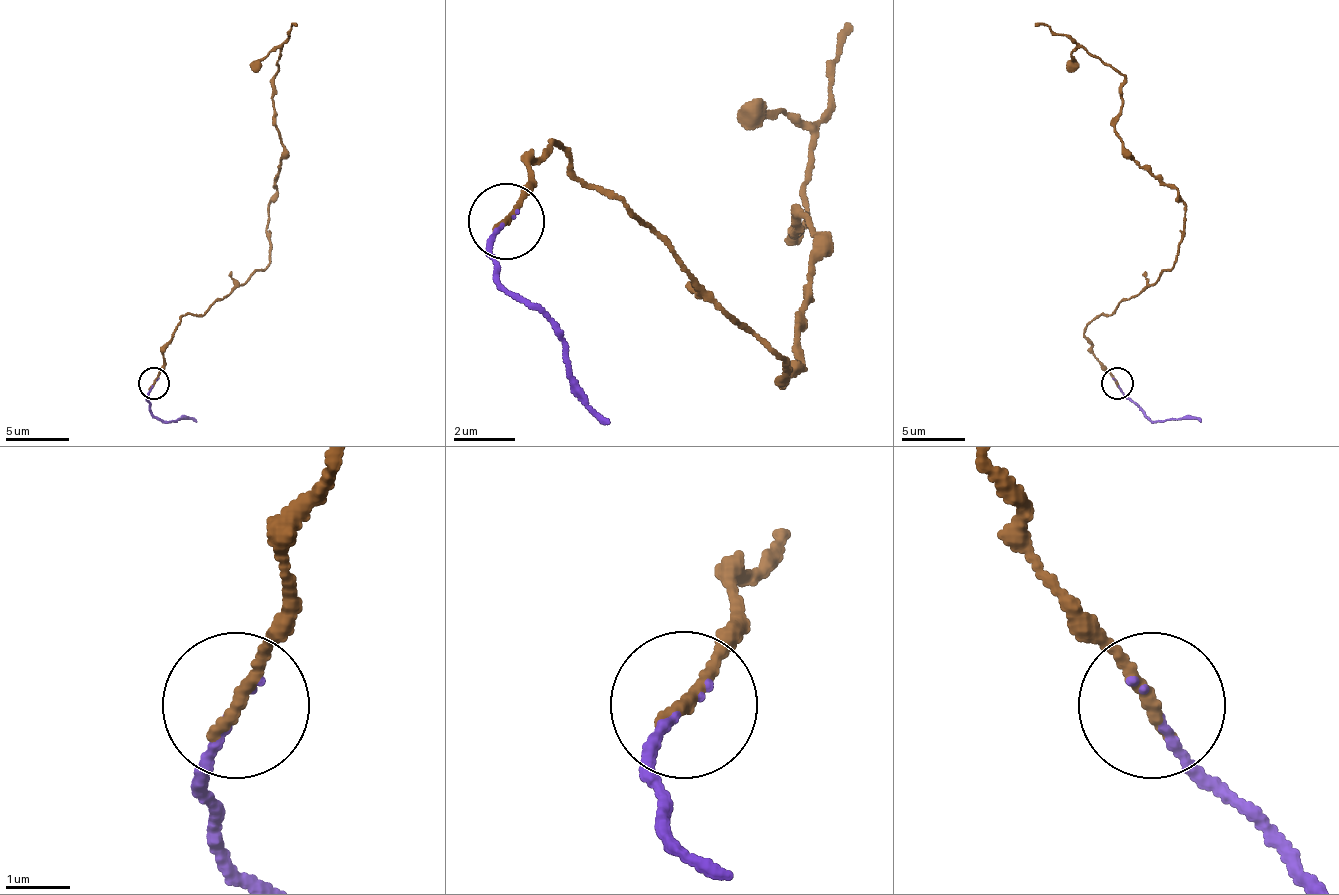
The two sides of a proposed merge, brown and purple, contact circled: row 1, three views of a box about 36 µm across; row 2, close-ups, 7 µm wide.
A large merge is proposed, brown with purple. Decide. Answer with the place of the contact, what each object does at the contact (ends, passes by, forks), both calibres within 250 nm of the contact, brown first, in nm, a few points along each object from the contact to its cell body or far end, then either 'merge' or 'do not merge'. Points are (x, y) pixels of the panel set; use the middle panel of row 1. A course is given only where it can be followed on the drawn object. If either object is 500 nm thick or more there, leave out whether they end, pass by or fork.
(506, 221) | brown ends | purple ends | 220/120 nm | brown via (504, 223), (557, 146), (786, 360), (778, 383), (793, 375), (809, 139), (854, 24) | purple via (504, 223), (489, 253), (519, 299), (550, 322), (572, 390), (610, 421) | merge

